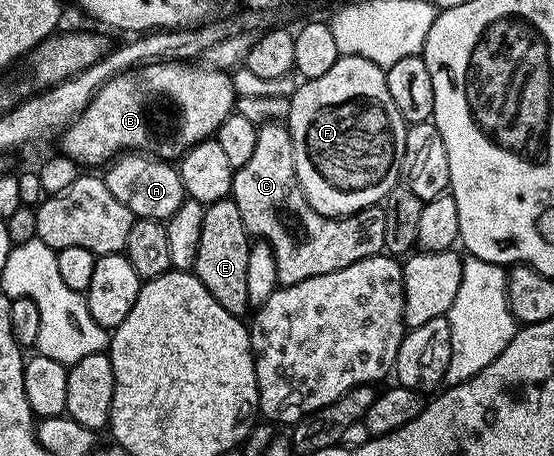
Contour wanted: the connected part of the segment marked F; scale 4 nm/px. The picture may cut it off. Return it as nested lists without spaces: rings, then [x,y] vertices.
[[[344,55],[324,77],[299,84],[290,99],[288,126],[296,157],[296,177],[308,205],[321,215],[341,217],[381,204],[386,194],[399,186],[408,126],[400,109],[396,109],[396,101],[392,101],[392,93],[388,93],[385,70],[364,57]]]

